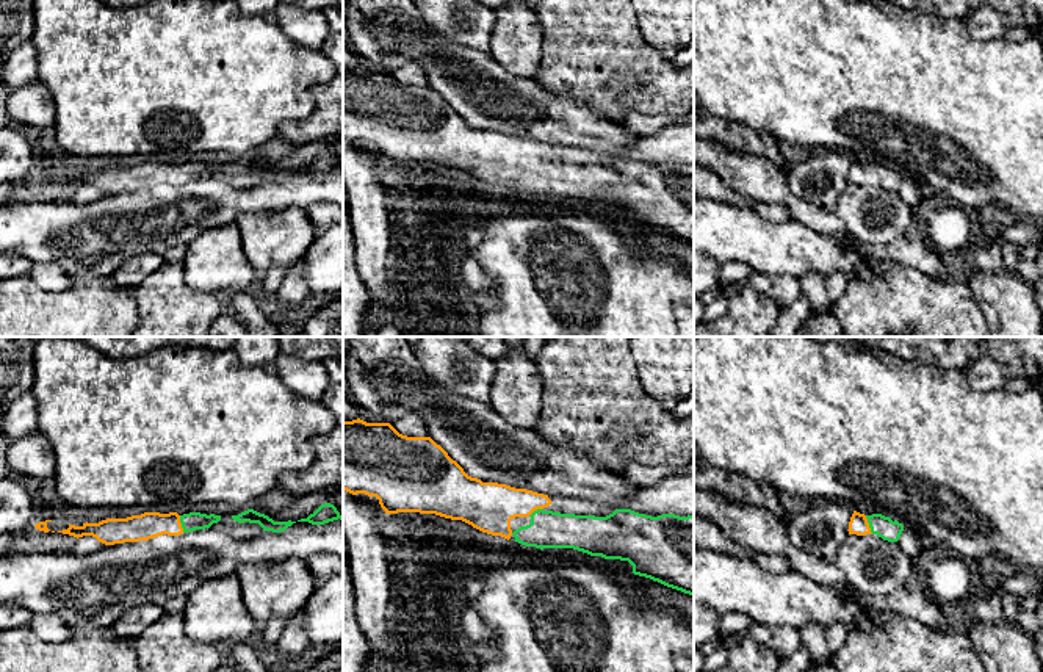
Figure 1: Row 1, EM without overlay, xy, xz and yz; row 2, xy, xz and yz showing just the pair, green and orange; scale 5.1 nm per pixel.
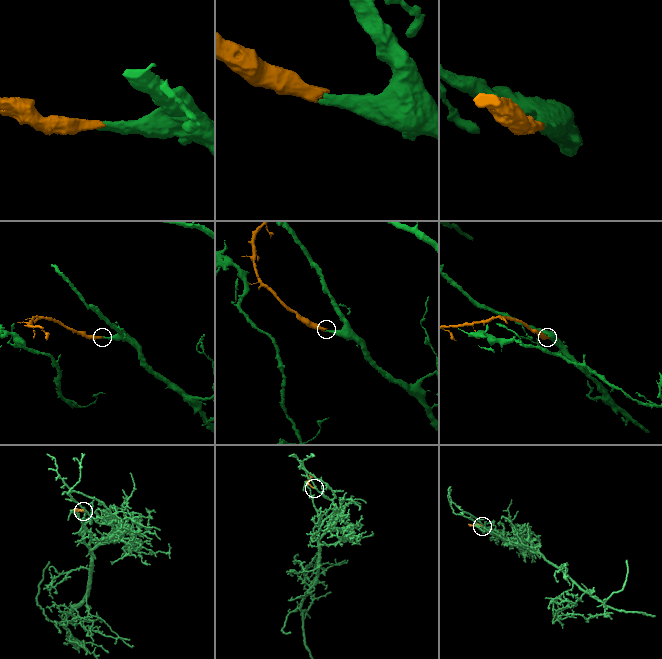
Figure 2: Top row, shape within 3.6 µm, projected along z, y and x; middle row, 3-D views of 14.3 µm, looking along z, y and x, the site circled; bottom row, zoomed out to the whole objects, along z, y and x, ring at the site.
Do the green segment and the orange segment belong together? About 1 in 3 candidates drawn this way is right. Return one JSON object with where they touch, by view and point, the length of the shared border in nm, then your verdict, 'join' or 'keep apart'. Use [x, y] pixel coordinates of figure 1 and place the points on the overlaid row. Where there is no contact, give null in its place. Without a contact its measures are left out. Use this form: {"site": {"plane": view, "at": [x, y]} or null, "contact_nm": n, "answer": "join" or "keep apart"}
{"site": {"plane": "yz", "at": [869, 525]}, "contact_nm": 100, "answer": "join"}

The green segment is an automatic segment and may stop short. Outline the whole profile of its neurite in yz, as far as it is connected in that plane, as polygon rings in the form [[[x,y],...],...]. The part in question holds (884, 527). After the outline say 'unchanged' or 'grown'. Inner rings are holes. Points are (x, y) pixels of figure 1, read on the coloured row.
[[[854,511],[847,531],[857,536],[877,534],[883,540],[897,542],[904,525],[882,514],[864,515]]]; grown

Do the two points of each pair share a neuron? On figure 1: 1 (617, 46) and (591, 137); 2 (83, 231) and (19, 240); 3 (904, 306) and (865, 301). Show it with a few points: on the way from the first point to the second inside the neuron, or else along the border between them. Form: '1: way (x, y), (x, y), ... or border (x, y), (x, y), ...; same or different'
1: border (566, 96), (616, 122); different
2: way (68, 232), (35, 232); same
3: way (895, 306), (874, 306); same

